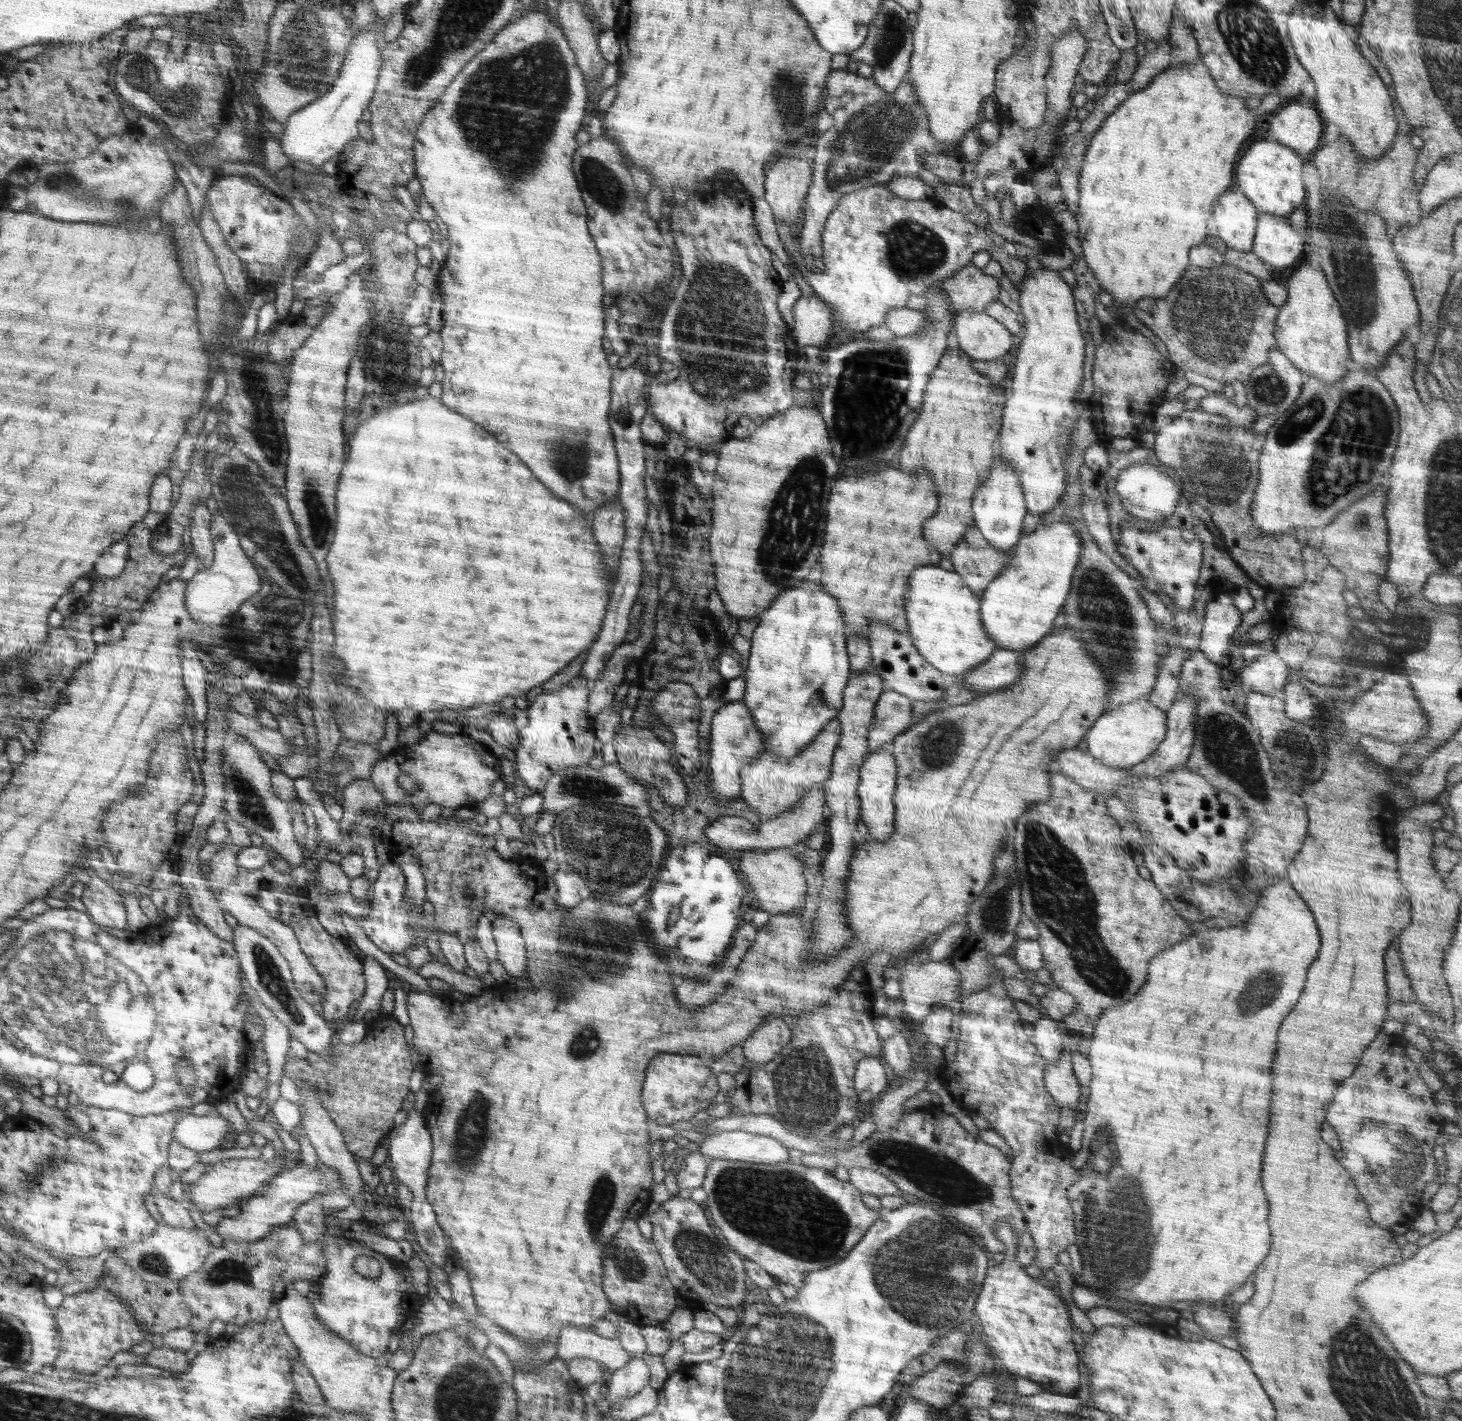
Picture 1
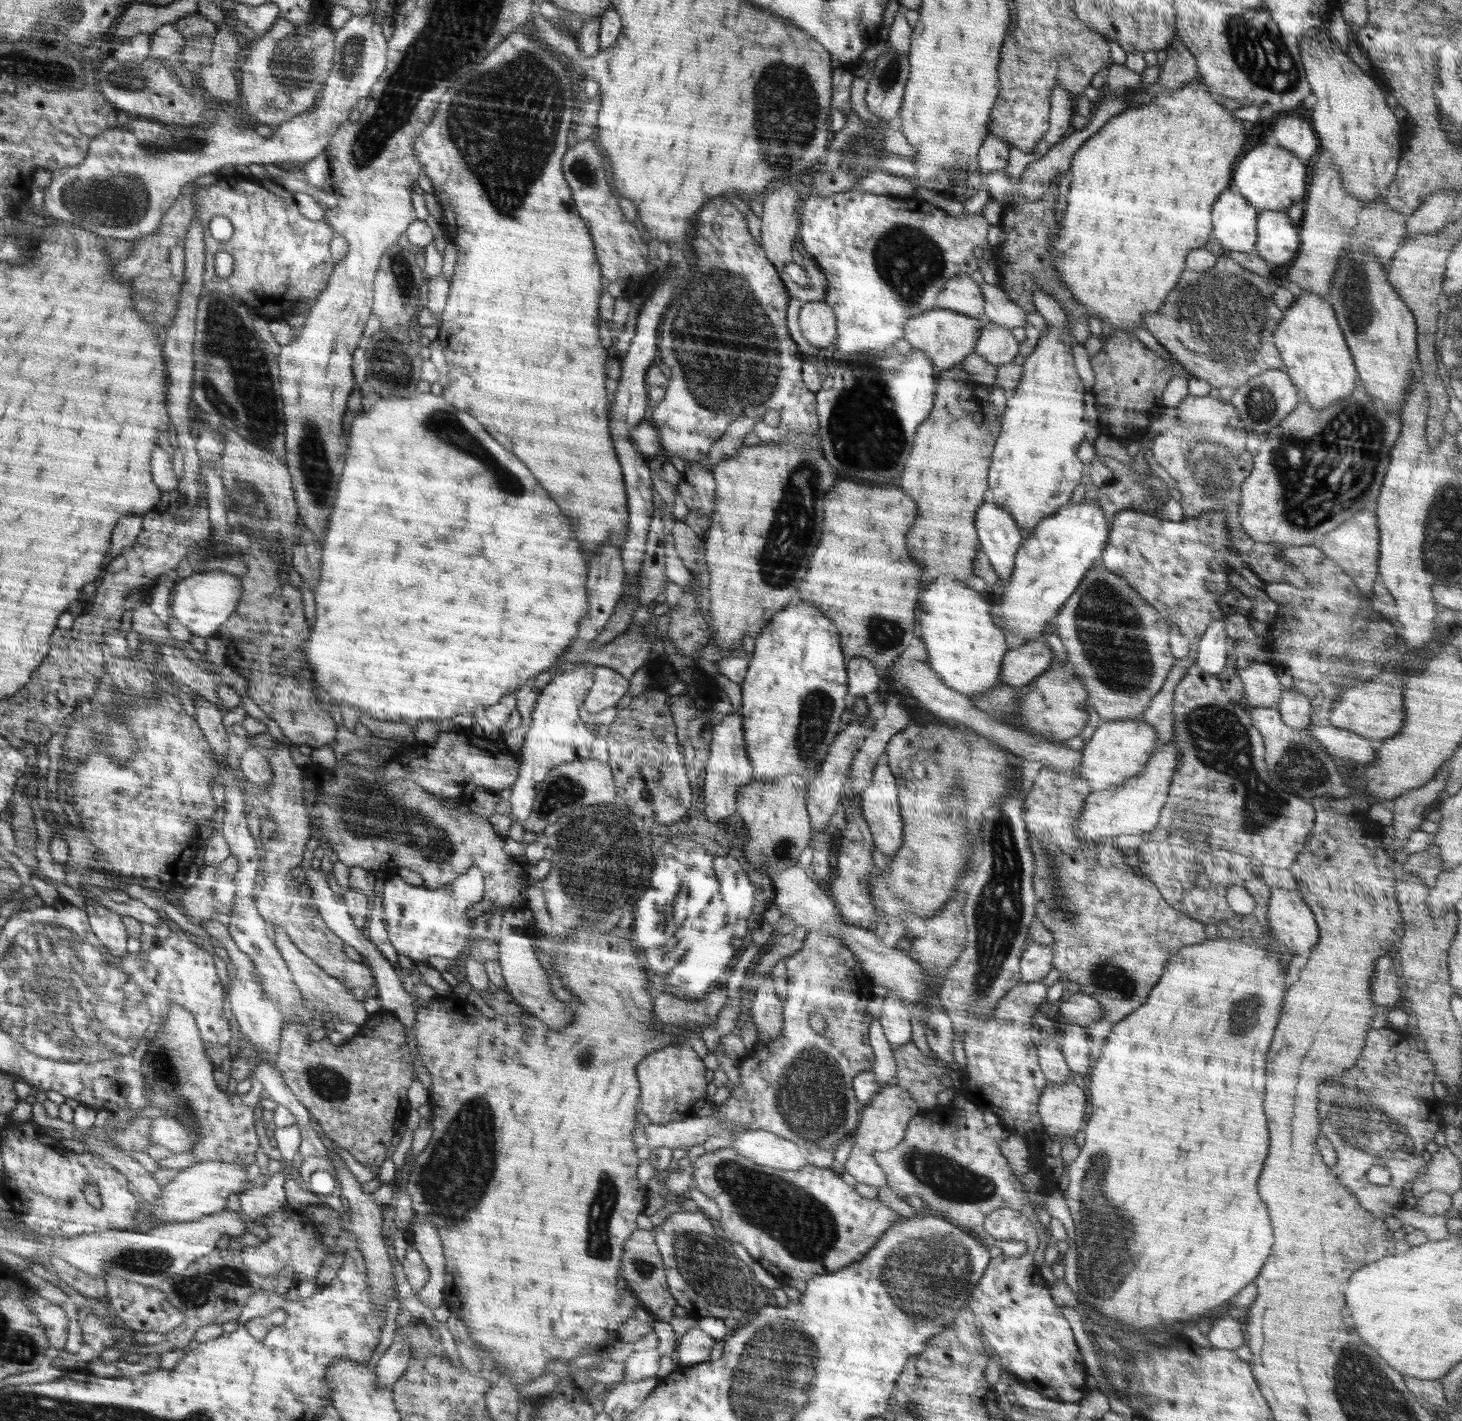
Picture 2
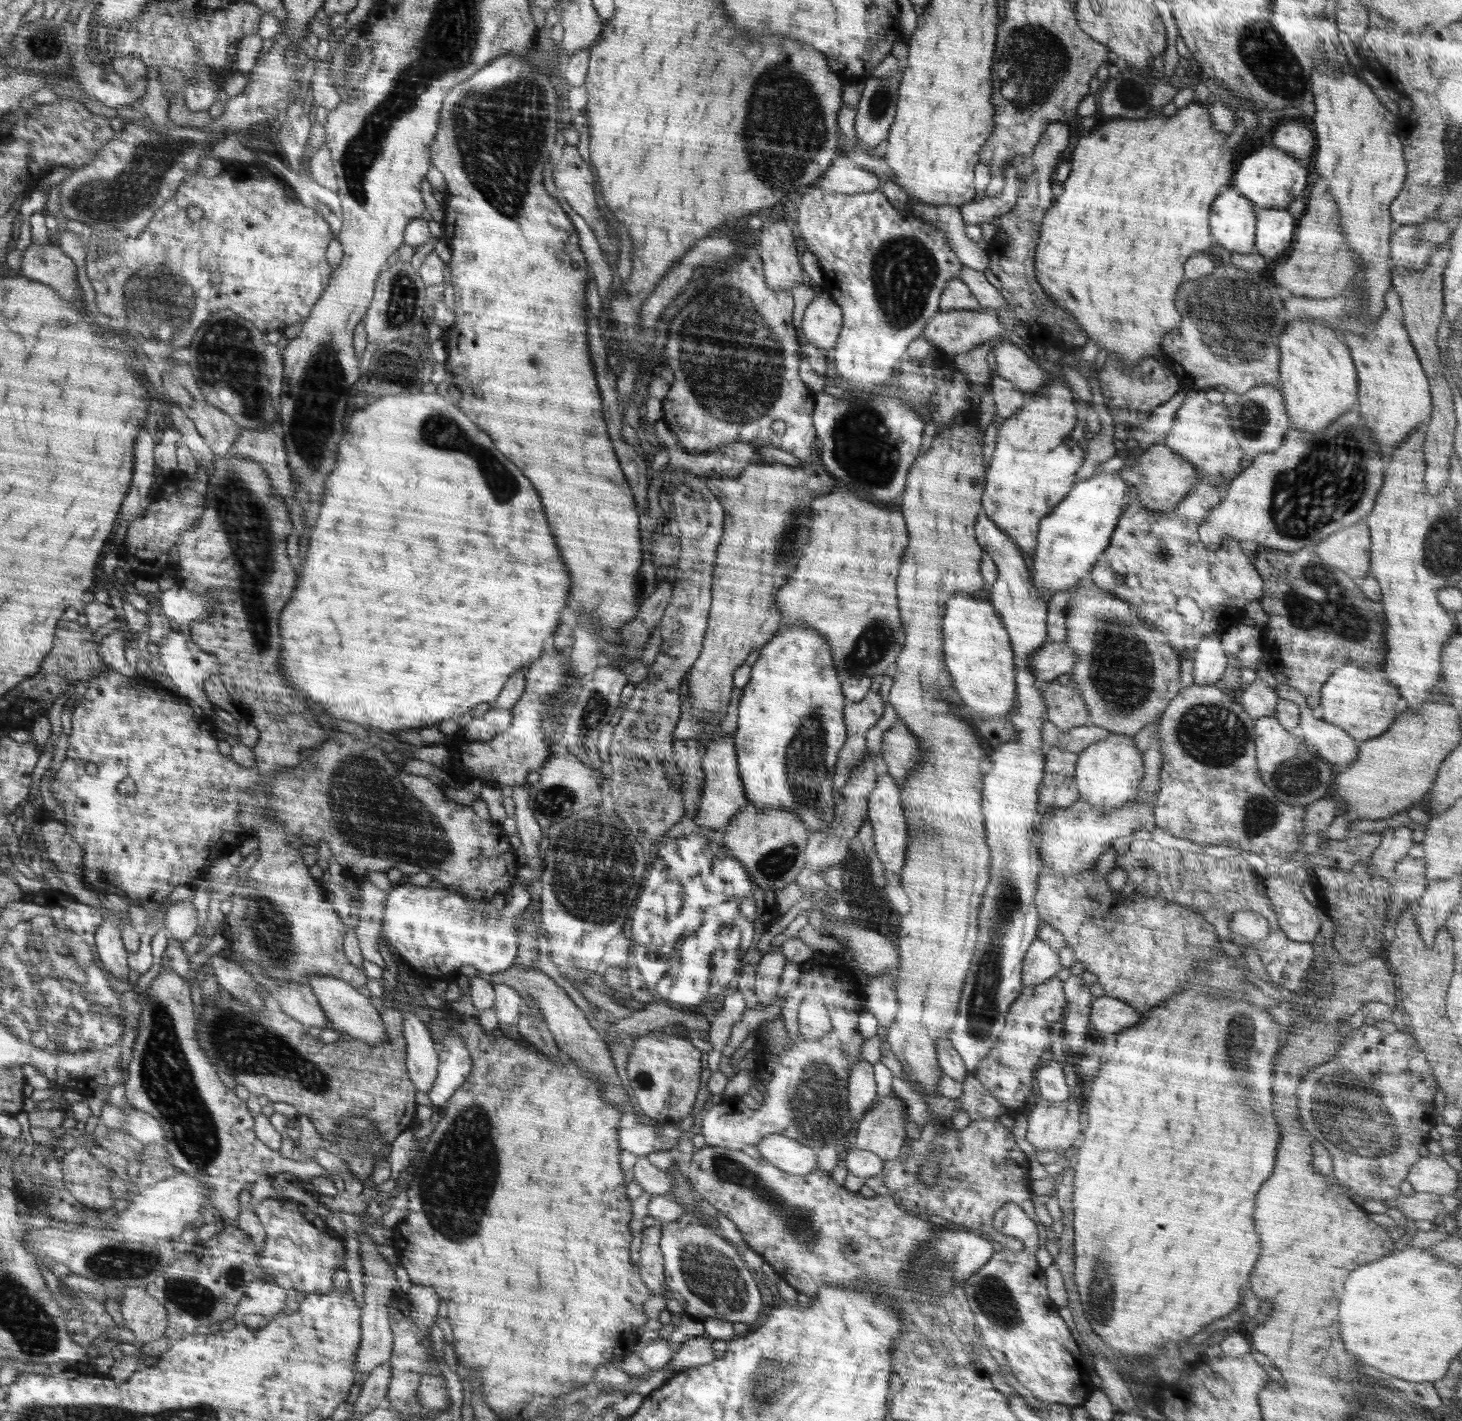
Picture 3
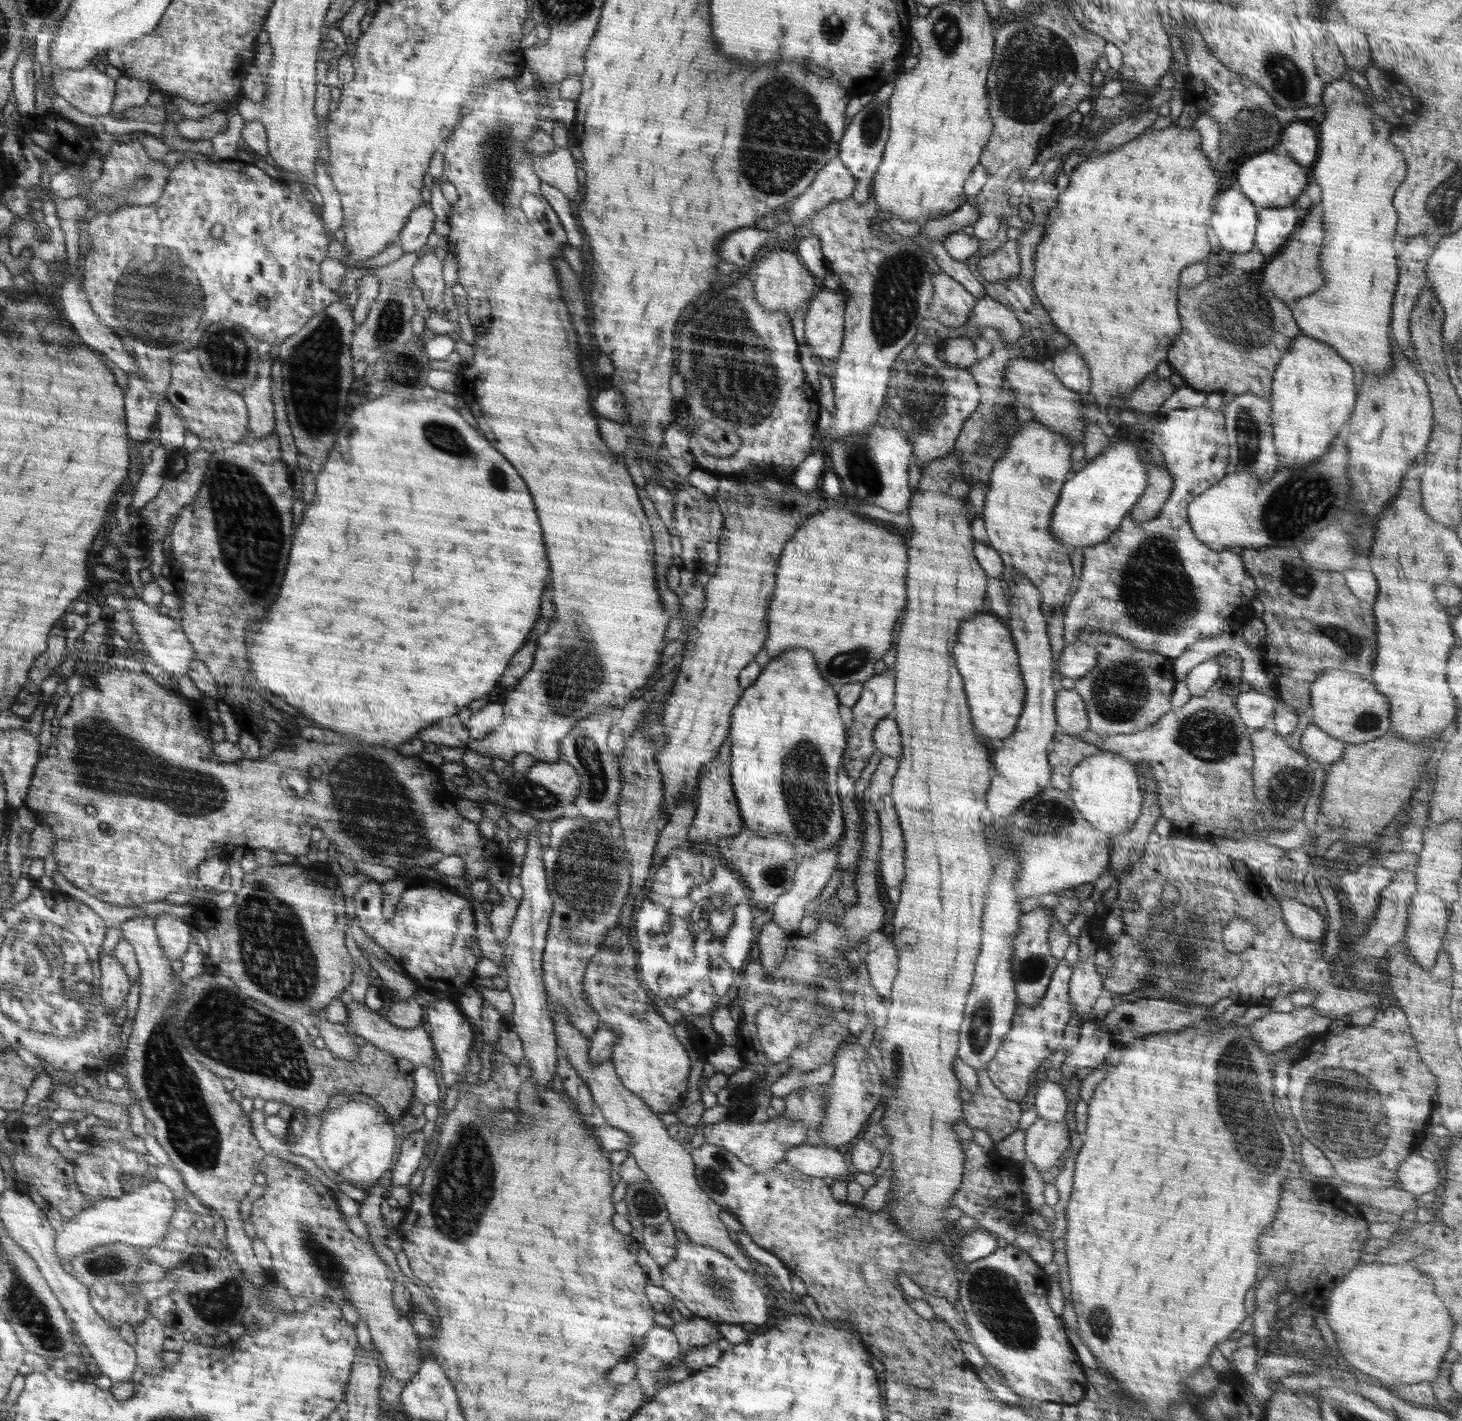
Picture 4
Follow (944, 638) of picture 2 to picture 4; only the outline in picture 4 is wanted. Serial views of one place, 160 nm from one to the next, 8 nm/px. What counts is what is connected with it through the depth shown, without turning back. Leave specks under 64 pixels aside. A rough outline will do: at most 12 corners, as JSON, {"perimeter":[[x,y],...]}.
{"perimeter":[[994,613],[960,622],[953,655],[983,742],[1014,732],[1025,684]]}

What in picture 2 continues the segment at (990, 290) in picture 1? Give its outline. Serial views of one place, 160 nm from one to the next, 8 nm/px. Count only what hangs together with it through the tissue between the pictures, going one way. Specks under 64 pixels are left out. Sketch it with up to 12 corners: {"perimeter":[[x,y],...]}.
{"perimeter":[[958,273],[936,295],[936,308],[979,318],[981,286]]}

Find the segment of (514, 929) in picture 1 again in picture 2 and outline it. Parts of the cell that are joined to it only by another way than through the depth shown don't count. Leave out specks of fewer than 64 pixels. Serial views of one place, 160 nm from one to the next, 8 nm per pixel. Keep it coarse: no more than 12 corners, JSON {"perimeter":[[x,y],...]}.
{"perimeter":[[505,930],[499,966],[511,995],[552,1030],[576,1013],[550,994],[528,936]]}

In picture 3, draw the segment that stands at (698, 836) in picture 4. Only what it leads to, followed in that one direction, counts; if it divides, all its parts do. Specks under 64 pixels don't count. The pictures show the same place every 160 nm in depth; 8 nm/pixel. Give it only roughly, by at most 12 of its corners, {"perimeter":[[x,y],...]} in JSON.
{"perimeter":[[717,733],[702,757],[698,826],[722,830],[749,802],[734,739]]}

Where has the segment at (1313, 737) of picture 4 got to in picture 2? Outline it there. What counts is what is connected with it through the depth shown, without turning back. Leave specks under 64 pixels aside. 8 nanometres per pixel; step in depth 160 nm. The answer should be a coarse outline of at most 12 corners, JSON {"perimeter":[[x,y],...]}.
{"perimeter":[[1337,726],[1308,732],[1338,760],[1367,764],[1378,743]]}

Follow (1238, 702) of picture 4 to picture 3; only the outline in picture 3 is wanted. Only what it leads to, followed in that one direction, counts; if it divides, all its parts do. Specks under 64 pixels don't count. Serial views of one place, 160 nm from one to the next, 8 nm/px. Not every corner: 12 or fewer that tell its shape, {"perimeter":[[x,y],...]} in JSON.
{"perimeter":[[1256,677],[1238,701],[1252,718],[1275,715],[1279,697]]}

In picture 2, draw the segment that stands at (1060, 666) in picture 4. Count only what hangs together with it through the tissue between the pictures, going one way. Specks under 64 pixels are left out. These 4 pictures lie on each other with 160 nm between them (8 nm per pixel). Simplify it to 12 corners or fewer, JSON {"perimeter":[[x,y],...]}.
{"perimeter":[[1044,640],[1009,650],[1002,684],[1024,686],[1056,658]]}

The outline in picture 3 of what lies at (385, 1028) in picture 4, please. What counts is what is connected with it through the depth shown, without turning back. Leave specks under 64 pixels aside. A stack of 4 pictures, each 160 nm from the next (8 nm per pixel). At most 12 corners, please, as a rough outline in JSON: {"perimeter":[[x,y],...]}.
{"perimeter":[[344,980],[307,985],[330,1027],[374,1046],[385,1026],[369,998]]}

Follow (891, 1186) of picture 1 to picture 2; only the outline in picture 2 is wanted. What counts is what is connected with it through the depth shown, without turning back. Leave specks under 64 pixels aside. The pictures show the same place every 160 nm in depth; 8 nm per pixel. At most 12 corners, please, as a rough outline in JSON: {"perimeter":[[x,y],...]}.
{"perimeter":[[855,1145],[845,1170],[857,1183],[886,1187],[886,1175],[870,1152]]}

